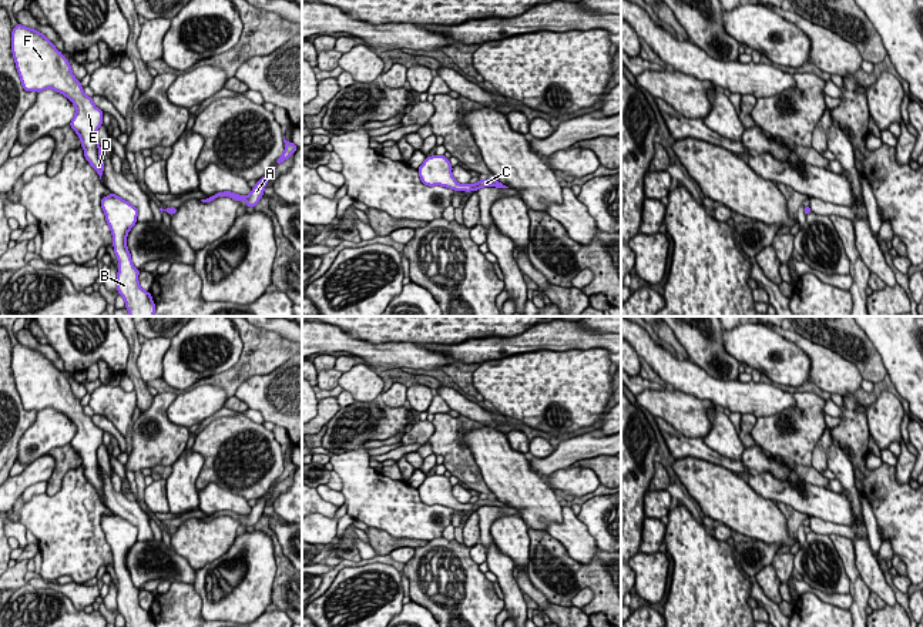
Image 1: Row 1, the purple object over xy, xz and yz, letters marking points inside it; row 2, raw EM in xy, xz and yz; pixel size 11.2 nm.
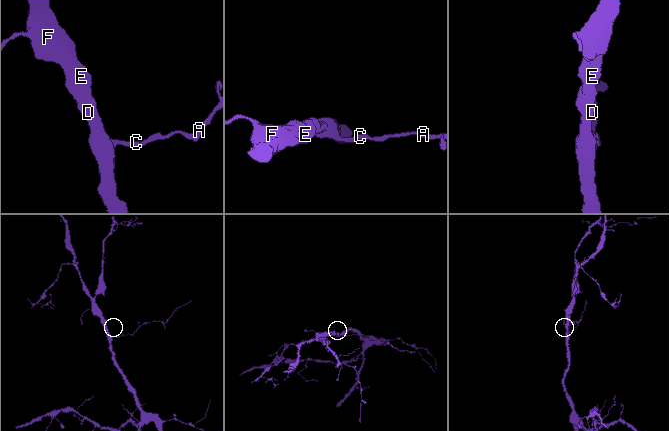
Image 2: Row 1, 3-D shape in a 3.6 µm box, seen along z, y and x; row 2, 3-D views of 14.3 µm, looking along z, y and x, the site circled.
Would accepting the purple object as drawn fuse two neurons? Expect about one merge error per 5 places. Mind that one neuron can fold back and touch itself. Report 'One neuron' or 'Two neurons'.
One neuron

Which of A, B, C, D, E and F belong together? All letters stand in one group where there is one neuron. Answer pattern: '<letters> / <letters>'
A B C D E F

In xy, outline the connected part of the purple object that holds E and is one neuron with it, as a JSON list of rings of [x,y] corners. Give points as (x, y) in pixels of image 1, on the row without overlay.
[[[17,343],[11,351],[11,370],[26,410],[53,408],[66,415],[75,426],[70,446],[77,452],[84,476],[103,496],[104,480],[97,457],[103,443],[103,430],[83,410],[80,399],[71,390],[68,379],[40,351]]]

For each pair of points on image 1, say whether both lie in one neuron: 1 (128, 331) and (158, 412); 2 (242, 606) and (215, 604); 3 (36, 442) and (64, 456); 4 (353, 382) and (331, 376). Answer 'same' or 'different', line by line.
1: different
2: same
3: different
4: different

